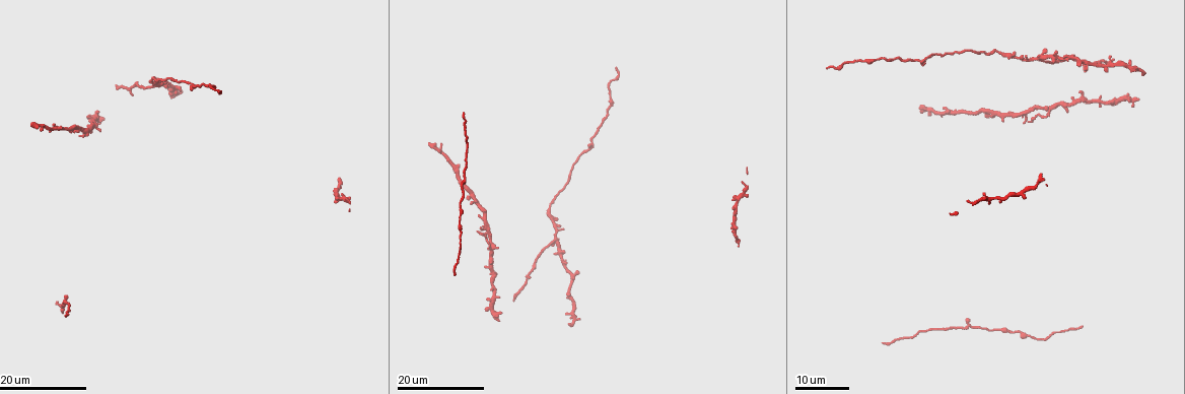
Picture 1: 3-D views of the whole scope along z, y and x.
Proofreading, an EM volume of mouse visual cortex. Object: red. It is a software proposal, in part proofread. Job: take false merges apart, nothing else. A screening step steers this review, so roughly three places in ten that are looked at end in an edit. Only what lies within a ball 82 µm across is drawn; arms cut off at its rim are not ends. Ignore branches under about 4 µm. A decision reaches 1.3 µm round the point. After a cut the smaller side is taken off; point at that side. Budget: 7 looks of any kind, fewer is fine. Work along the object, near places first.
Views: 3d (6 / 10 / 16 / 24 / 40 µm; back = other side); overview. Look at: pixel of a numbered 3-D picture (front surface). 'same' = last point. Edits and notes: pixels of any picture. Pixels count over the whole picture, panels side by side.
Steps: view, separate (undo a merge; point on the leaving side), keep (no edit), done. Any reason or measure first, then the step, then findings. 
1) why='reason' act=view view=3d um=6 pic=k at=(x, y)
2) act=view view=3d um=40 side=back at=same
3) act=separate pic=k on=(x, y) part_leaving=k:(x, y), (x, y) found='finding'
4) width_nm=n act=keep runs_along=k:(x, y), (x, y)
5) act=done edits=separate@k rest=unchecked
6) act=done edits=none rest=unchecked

act=view view=3d um=24 pic=1 at=(490, 249)

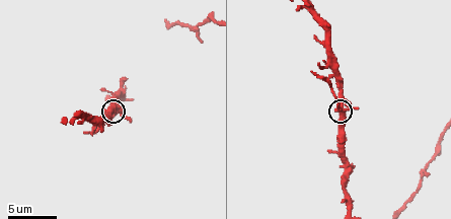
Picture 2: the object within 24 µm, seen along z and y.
why='closer look' act=view view=3d um=6 pic=2 at=(339, 110)

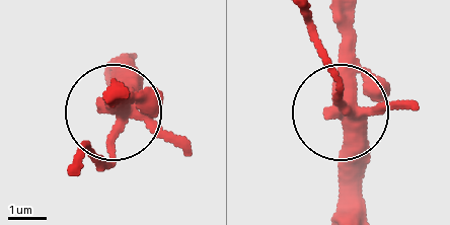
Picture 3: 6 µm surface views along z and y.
act=view view=3d um=6 side=back pic=3 at=(344, 106)

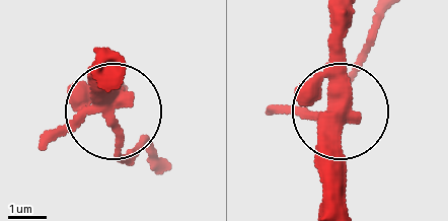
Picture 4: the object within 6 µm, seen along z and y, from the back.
arms=3 act=separate pic=4 on=(132, 150) part_leaving=4:(110, 122), (120, 154), (142, 141), (158, 157) found='a second neuron is stuck on'

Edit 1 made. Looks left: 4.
why='redraw' act=view view=overview

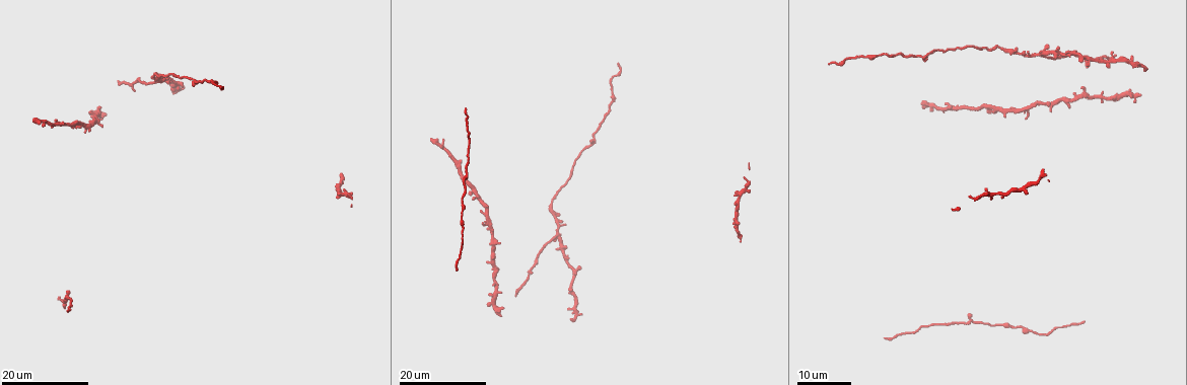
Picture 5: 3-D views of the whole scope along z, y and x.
act=view view=3d um=16 pic=5 at=(488, 205)

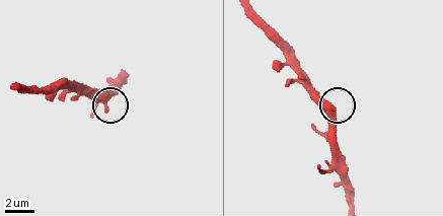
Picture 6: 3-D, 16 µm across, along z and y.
act=view view=3d um=10 pic=6 at=(329, 108)

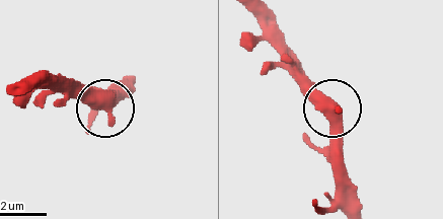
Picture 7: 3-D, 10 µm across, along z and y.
side_arm_um=22 act=keep runs_along=7:(351, 204), (343, 180), (341, 122), (293, 72) found='continuous, no second neuron'

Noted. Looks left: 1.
act=done edits=separate@4 rest=unchecked

